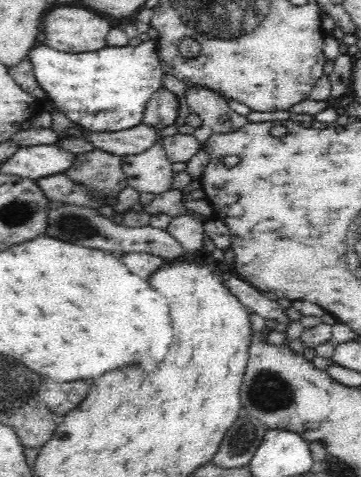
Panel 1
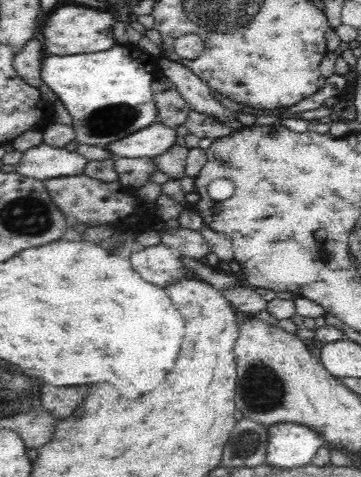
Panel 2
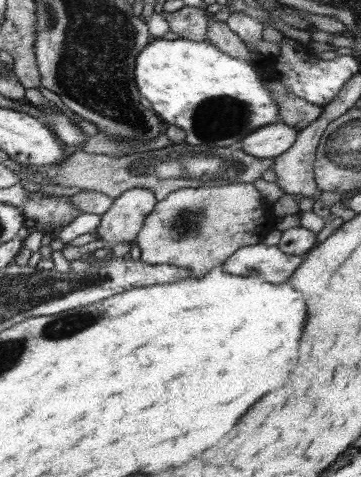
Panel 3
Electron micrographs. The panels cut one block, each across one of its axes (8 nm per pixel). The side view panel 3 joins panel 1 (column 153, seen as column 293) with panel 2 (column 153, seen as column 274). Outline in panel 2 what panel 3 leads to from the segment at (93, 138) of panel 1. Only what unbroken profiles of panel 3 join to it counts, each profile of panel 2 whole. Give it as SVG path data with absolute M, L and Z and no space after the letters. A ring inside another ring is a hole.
M150 124L146 130L138 130L138 134L130 134L130 138L110 142L104 148L116 158L158 158L176 144L176 138L176 128Z

